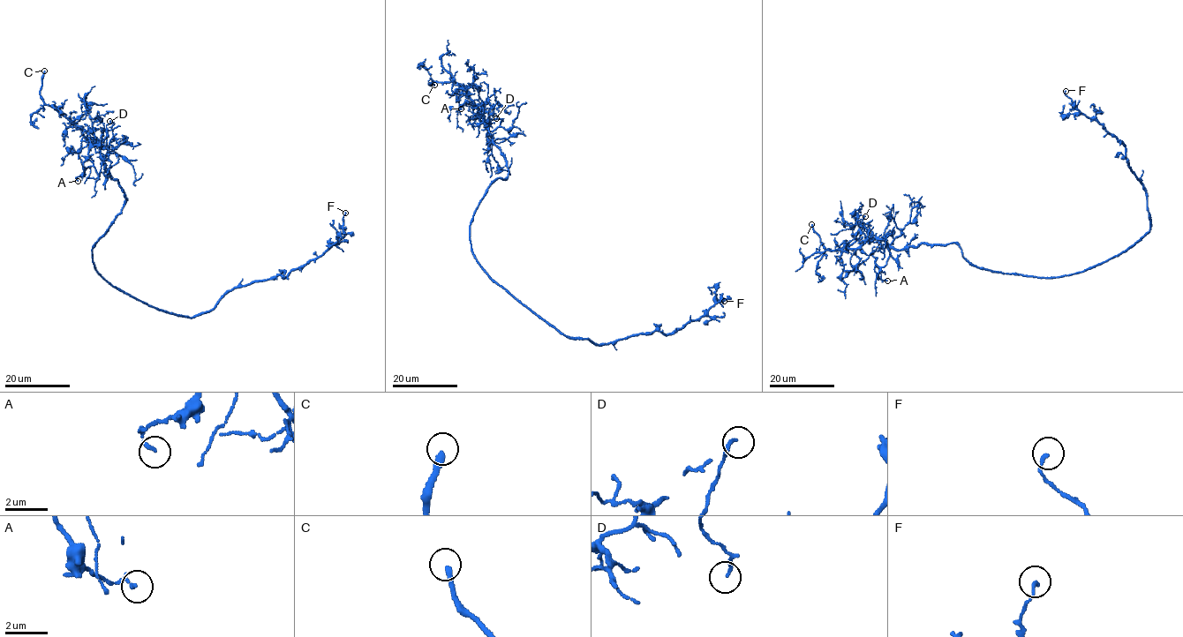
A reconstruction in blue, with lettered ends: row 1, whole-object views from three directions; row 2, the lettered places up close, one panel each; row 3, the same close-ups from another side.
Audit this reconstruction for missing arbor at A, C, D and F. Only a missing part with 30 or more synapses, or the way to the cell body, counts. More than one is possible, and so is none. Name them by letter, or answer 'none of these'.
C

